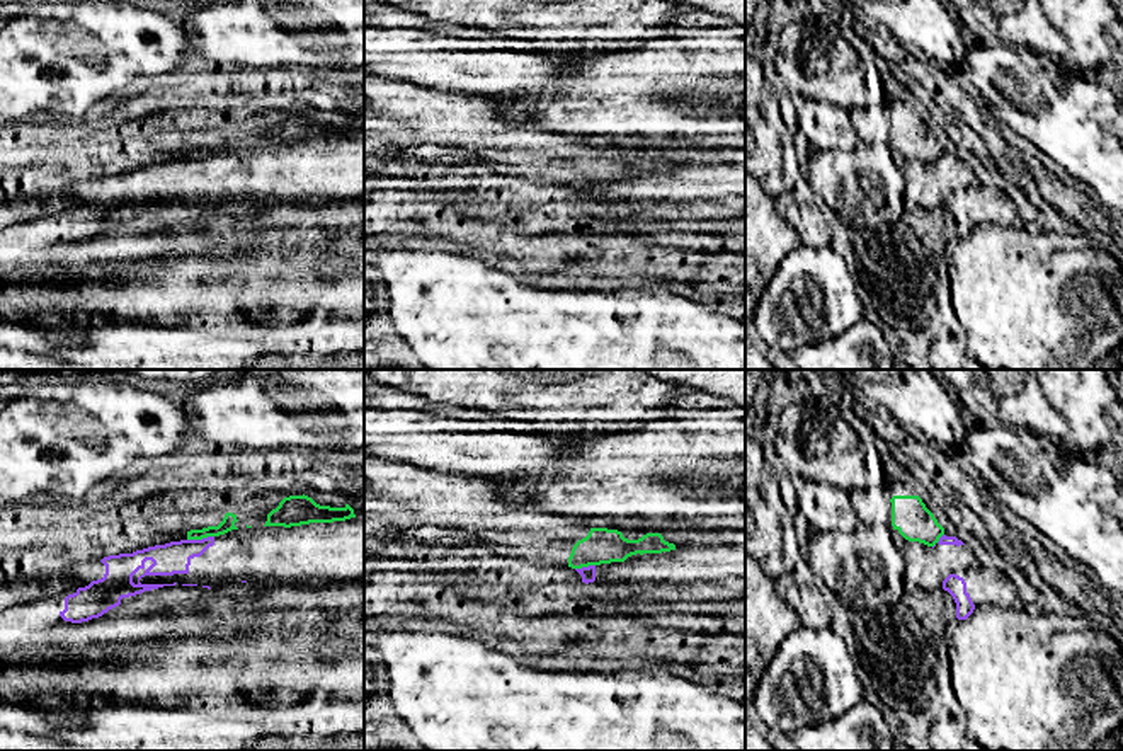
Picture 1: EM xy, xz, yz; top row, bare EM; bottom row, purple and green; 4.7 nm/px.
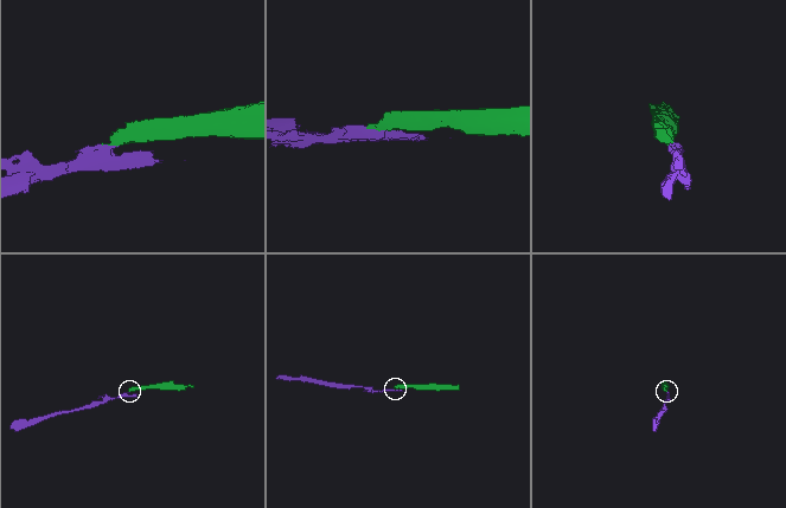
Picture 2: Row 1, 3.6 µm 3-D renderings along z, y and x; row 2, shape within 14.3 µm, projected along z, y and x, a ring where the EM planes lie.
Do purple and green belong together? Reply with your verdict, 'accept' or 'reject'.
reject

